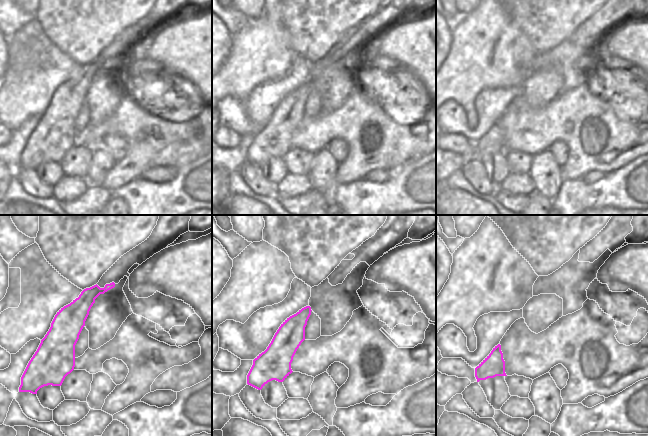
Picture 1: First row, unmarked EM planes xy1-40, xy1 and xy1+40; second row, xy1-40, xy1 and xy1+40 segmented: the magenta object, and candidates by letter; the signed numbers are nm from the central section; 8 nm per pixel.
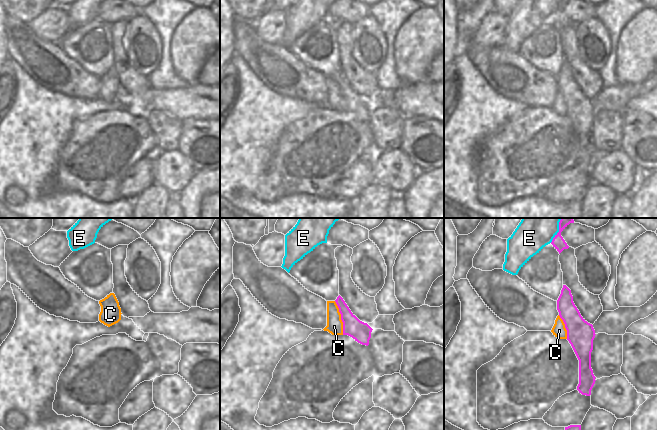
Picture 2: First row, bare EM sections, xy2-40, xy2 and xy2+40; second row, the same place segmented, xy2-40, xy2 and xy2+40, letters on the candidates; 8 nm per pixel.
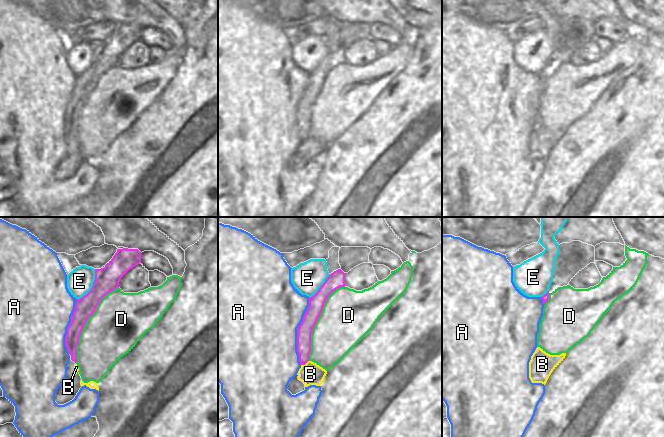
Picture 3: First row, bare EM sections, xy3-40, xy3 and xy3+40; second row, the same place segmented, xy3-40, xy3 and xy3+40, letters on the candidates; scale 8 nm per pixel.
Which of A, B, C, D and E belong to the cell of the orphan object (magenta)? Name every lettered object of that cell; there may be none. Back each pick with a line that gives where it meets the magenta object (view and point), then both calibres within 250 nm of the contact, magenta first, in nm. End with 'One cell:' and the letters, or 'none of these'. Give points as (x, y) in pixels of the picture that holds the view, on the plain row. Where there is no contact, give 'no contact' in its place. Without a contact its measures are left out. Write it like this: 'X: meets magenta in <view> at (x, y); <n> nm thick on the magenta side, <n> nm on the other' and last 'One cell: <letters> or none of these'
One cell: none of these

